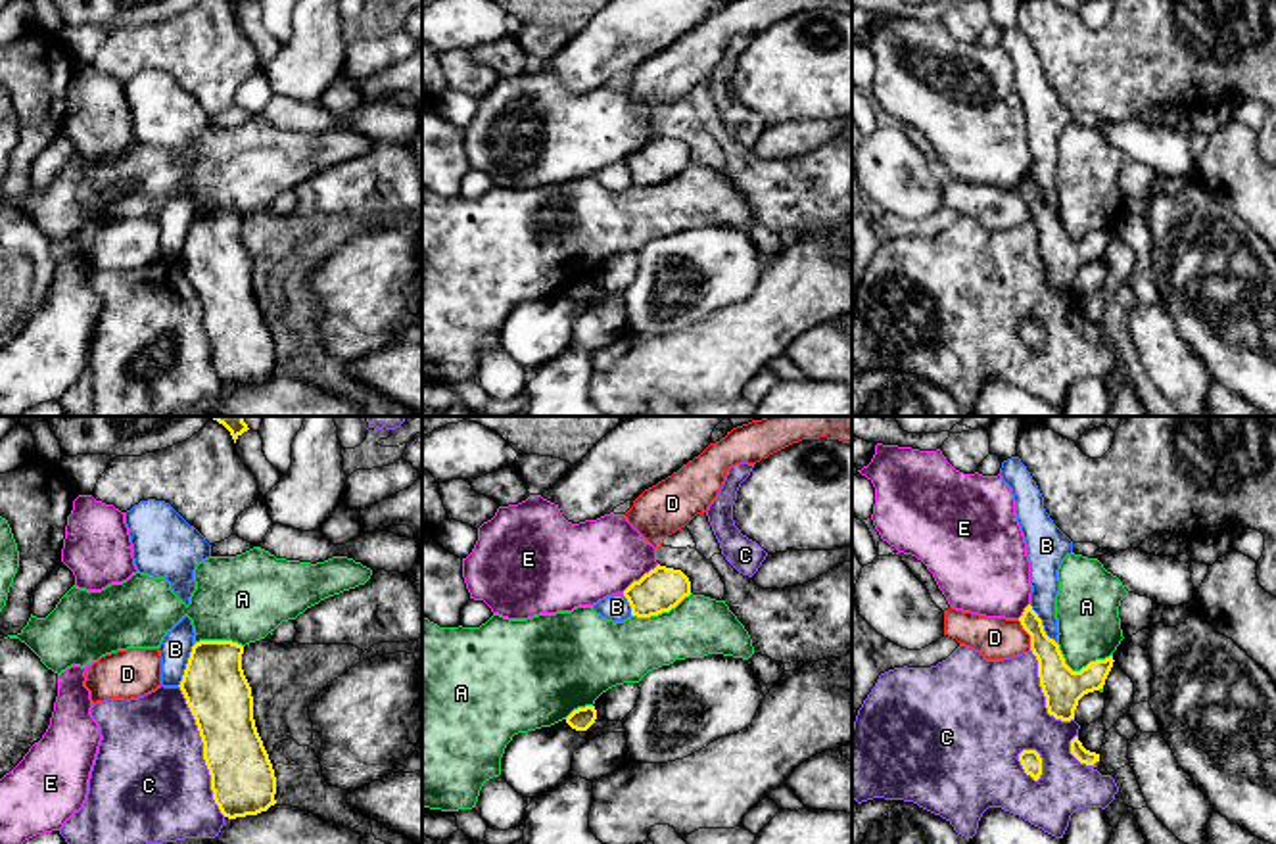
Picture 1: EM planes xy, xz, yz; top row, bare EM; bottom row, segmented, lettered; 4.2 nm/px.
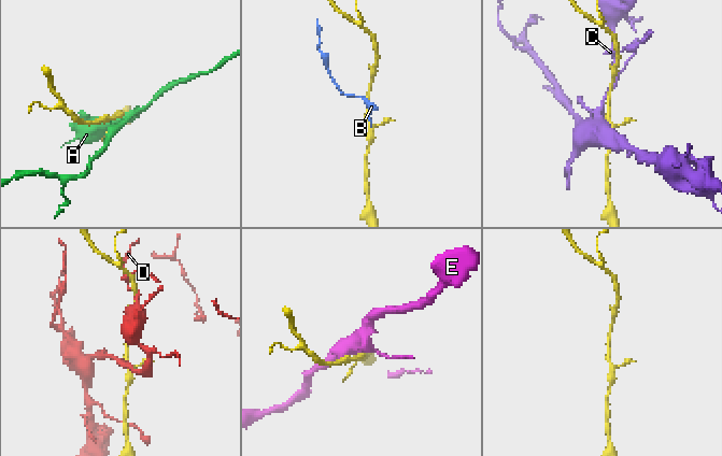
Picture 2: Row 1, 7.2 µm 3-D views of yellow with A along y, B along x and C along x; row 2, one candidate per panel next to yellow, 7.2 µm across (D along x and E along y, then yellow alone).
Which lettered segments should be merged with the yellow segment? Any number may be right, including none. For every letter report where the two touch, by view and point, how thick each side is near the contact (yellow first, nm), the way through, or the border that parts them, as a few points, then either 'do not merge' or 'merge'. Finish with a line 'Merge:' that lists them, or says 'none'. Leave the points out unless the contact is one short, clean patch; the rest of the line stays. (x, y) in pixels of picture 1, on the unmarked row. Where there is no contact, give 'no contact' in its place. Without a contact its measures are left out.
A: contact yz (1081, 240); calibres 160 and 260 nm; do not merge
B: contact xy (187, 236); calibres 280 and 130 nm; do not merge
C: contact xy (204, 321); calibres 280 and 480 nm; do not merge
D: contact yz (1029, 204); calibres 160 and 180 nm; do not merge
E: contact xz (641, 148); calibres 180 and 340 nm; do not merge
Merge: none

